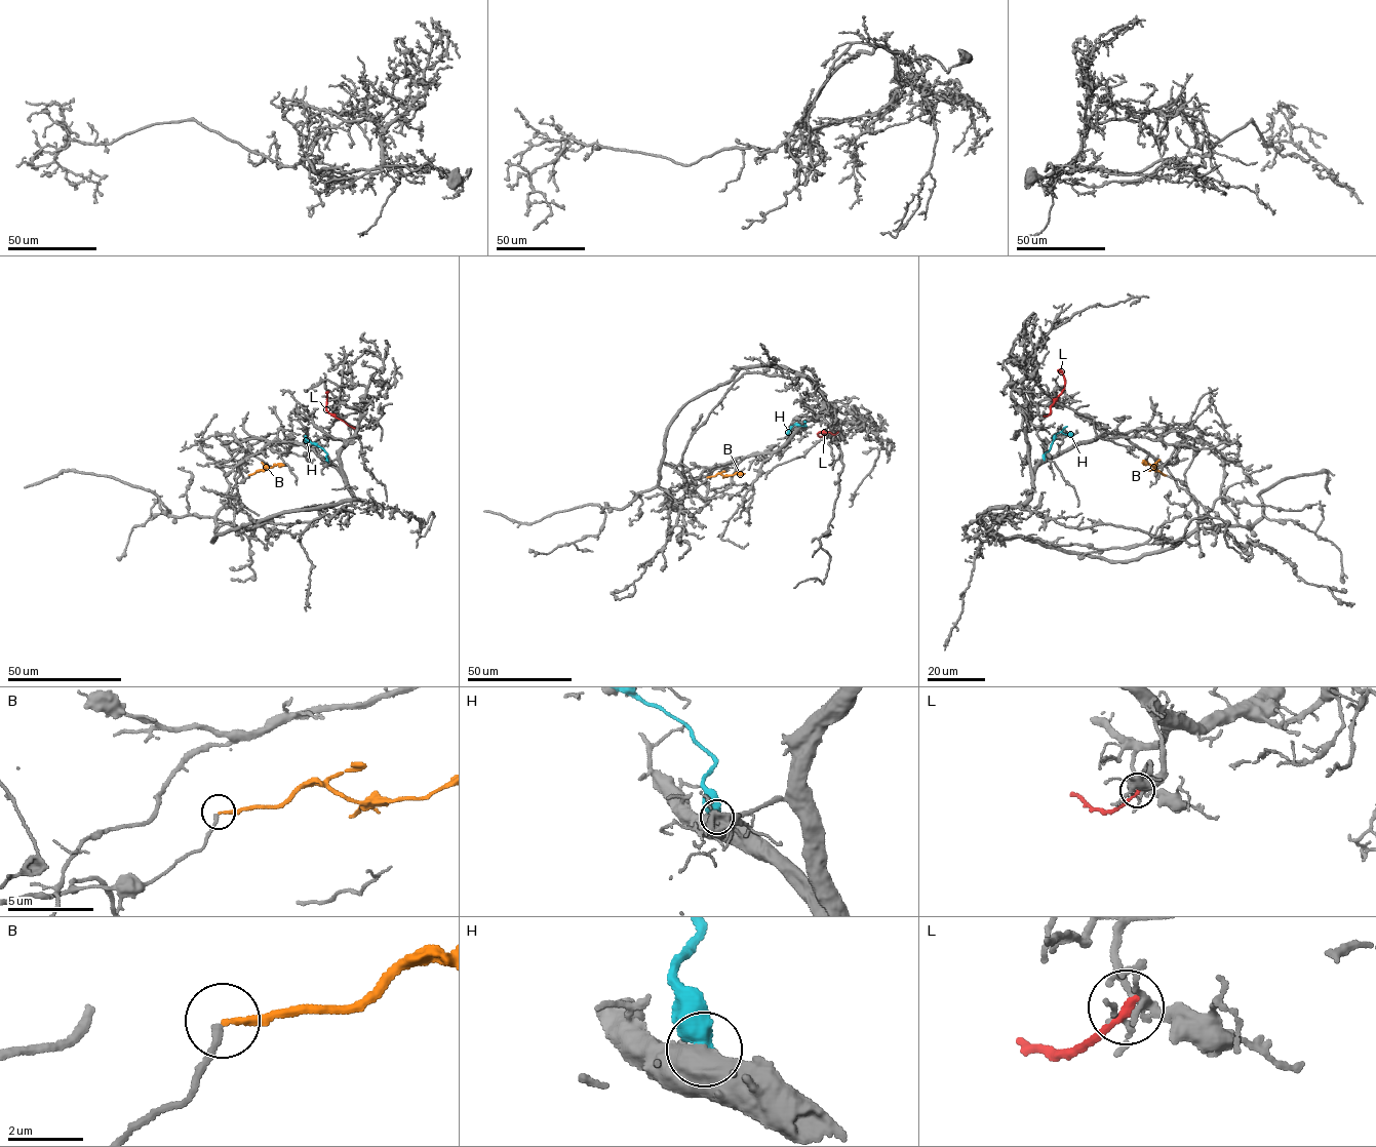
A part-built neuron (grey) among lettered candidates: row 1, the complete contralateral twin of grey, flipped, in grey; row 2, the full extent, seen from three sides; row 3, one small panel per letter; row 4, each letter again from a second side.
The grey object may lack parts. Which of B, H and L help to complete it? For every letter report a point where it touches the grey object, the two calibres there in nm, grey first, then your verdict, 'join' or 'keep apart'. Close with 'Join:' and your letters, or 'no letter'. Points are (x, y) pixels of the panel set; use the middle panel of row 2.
B: (707, 477) | 180/170 nm | keep apart
H: (804, 422) | 550/600 nm | keep apart
L: (837, 432) | 190/240 nm | keep apart
Join: no letter

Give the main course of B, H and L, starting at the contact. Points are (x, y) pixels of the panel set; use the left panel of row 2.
B: (248, 474), (284, 465)
H: (327, 461), (322, 448), (307, 440), (305, 443)
L: (354, 428), (328, 412), (328, 391)

